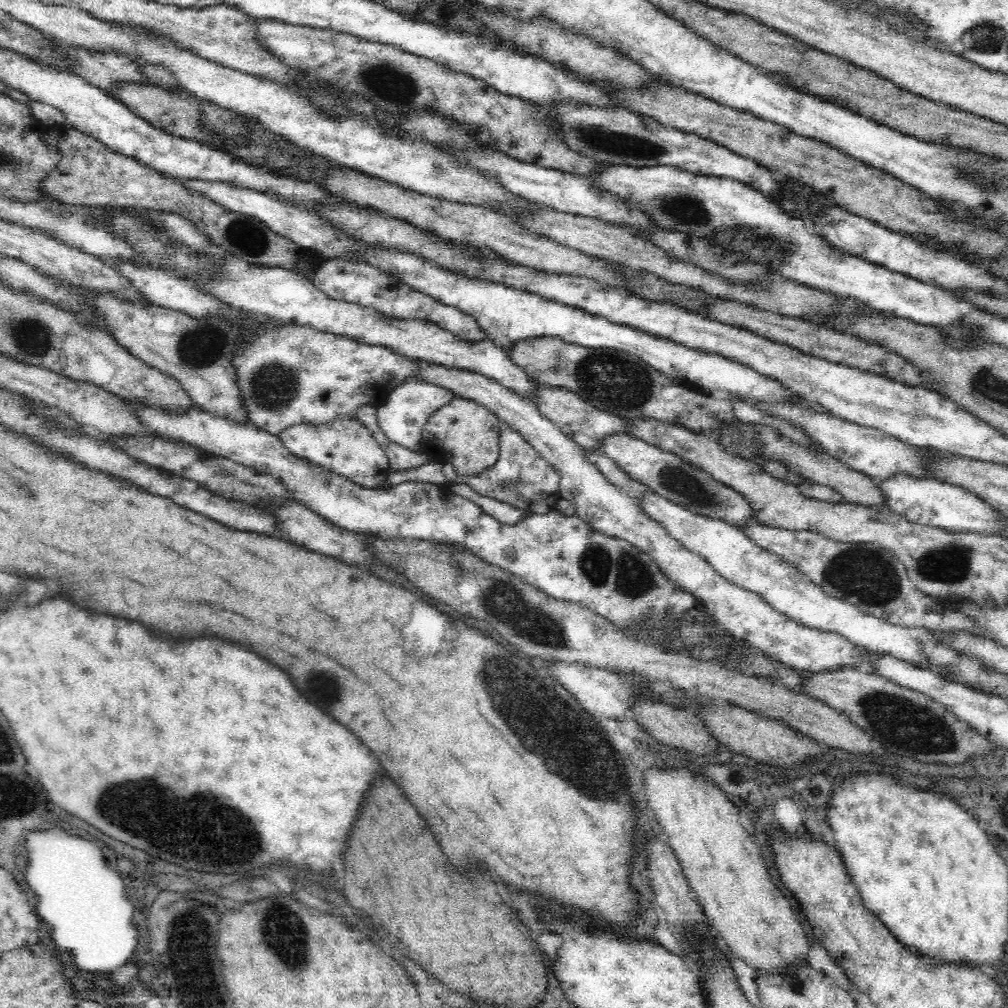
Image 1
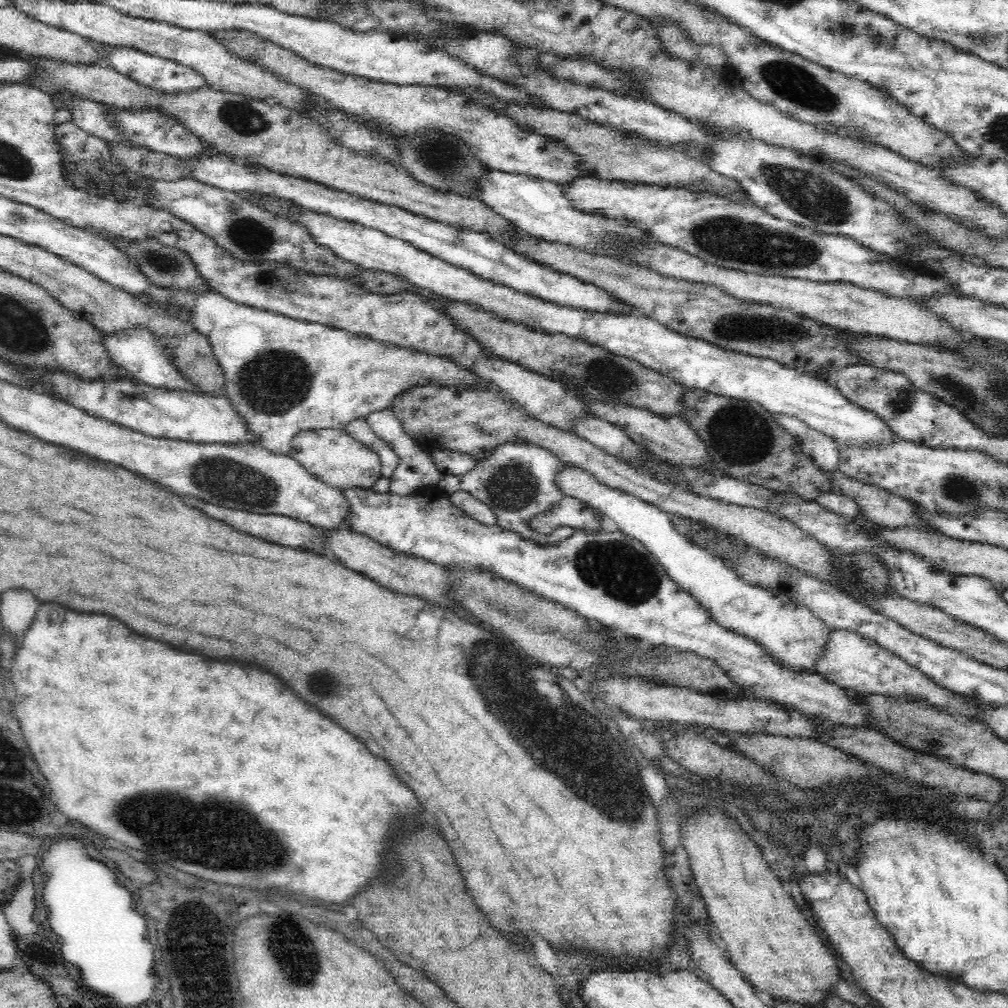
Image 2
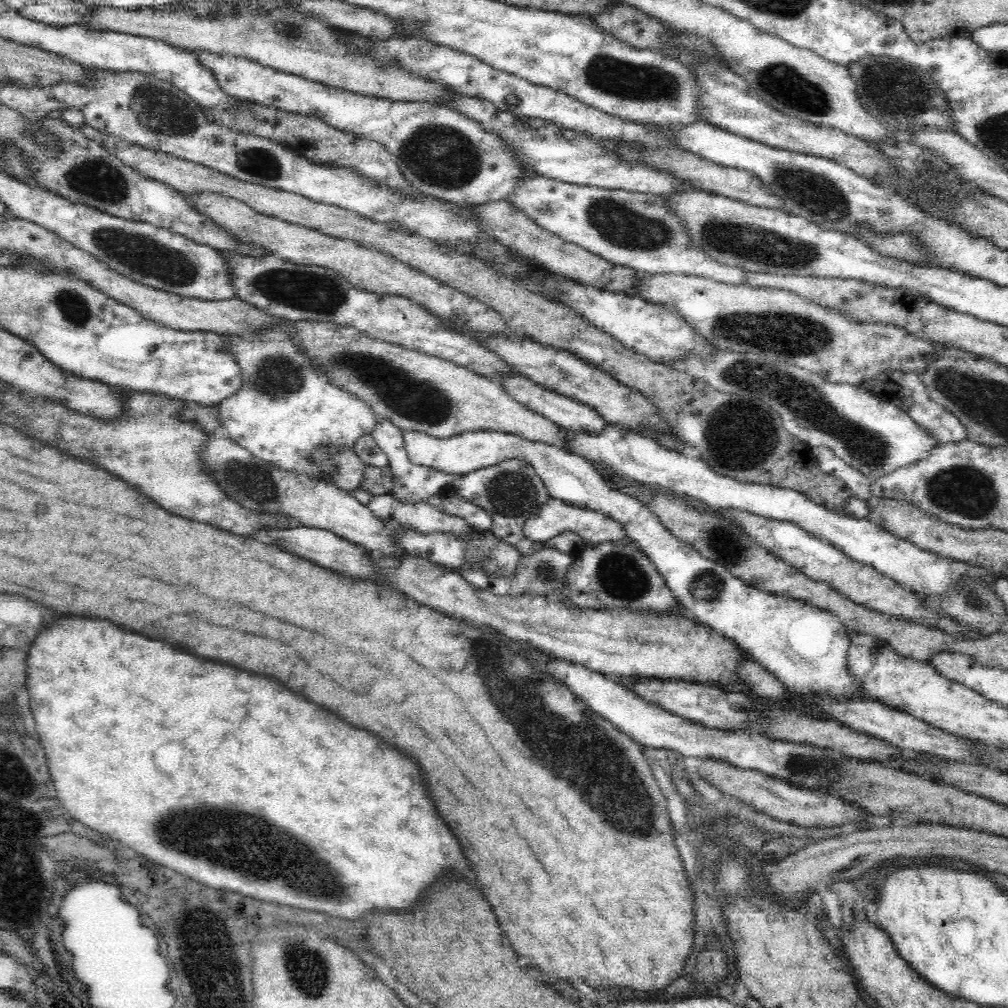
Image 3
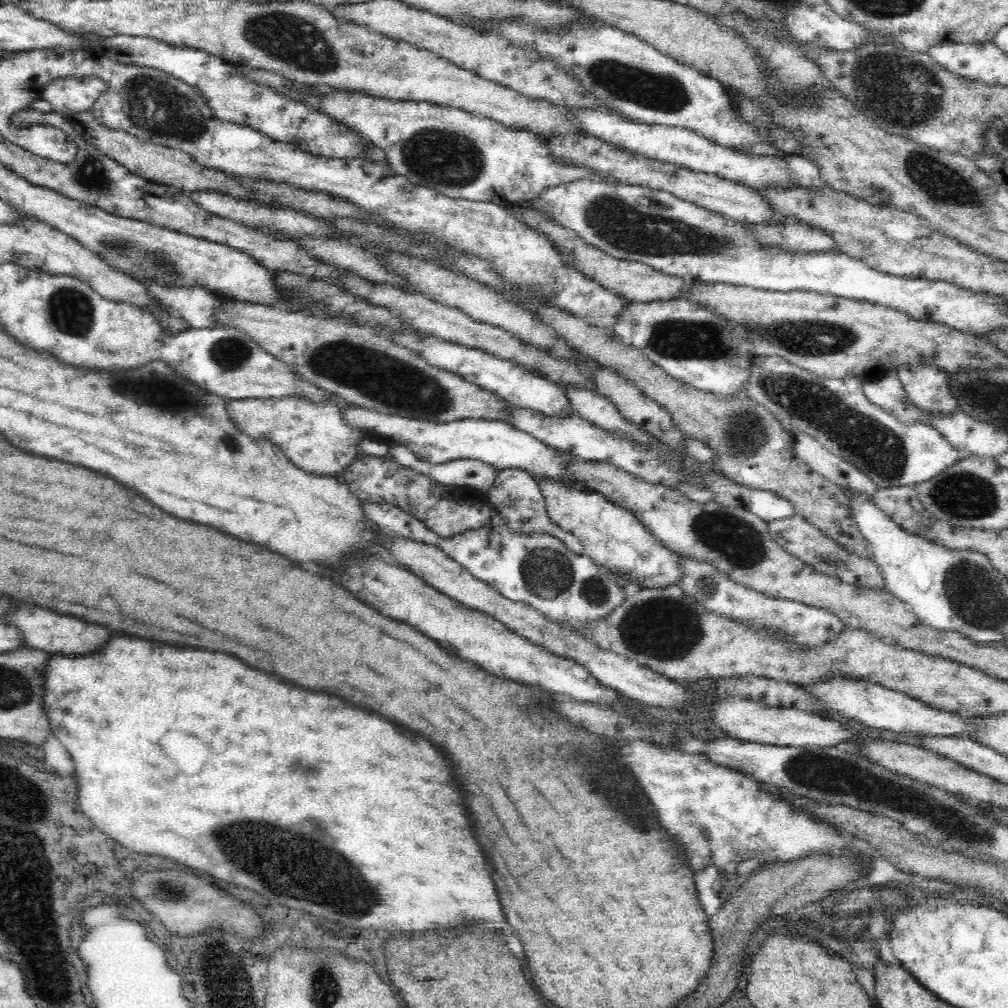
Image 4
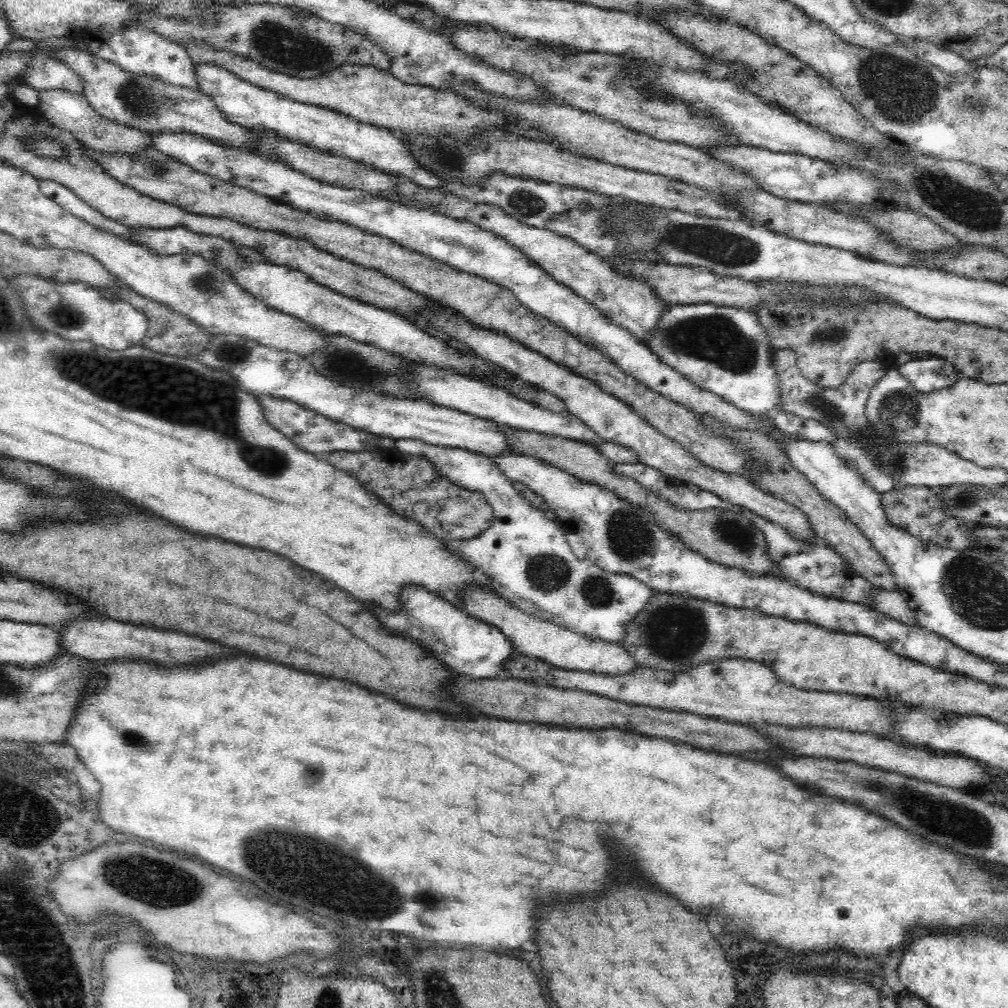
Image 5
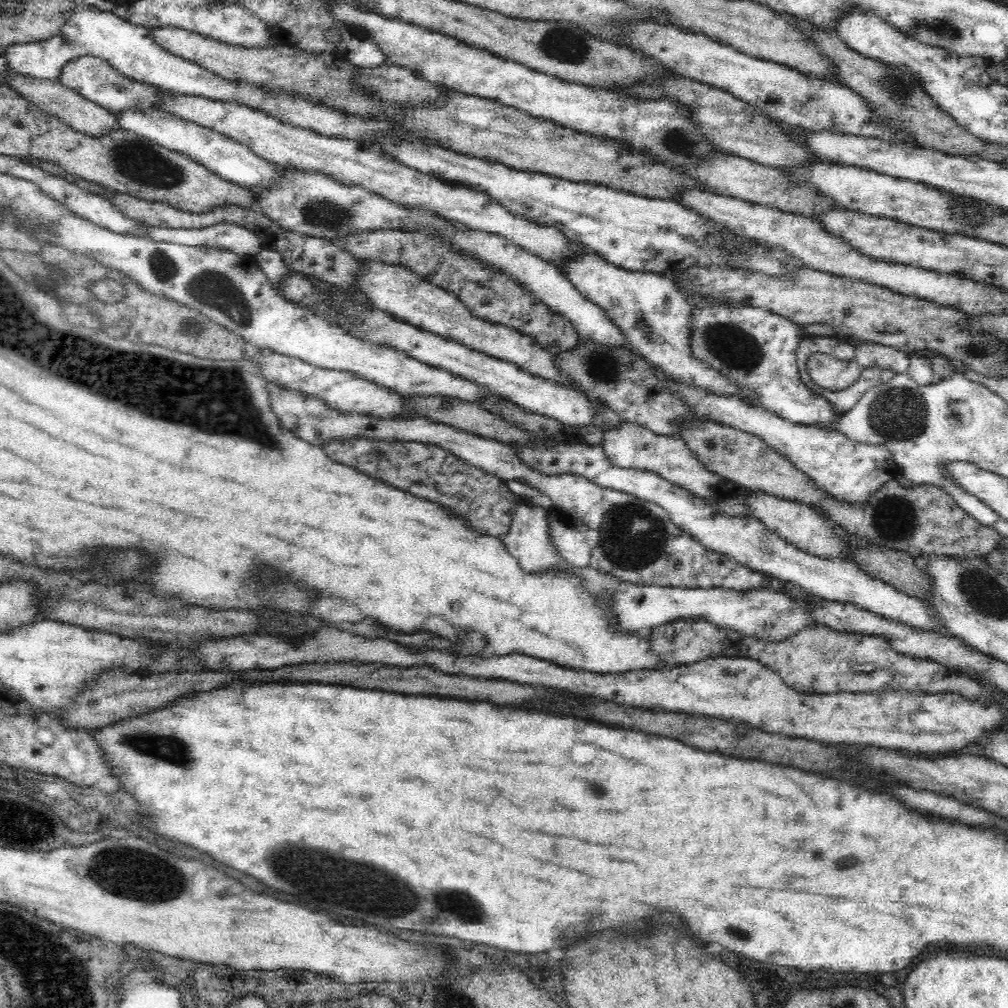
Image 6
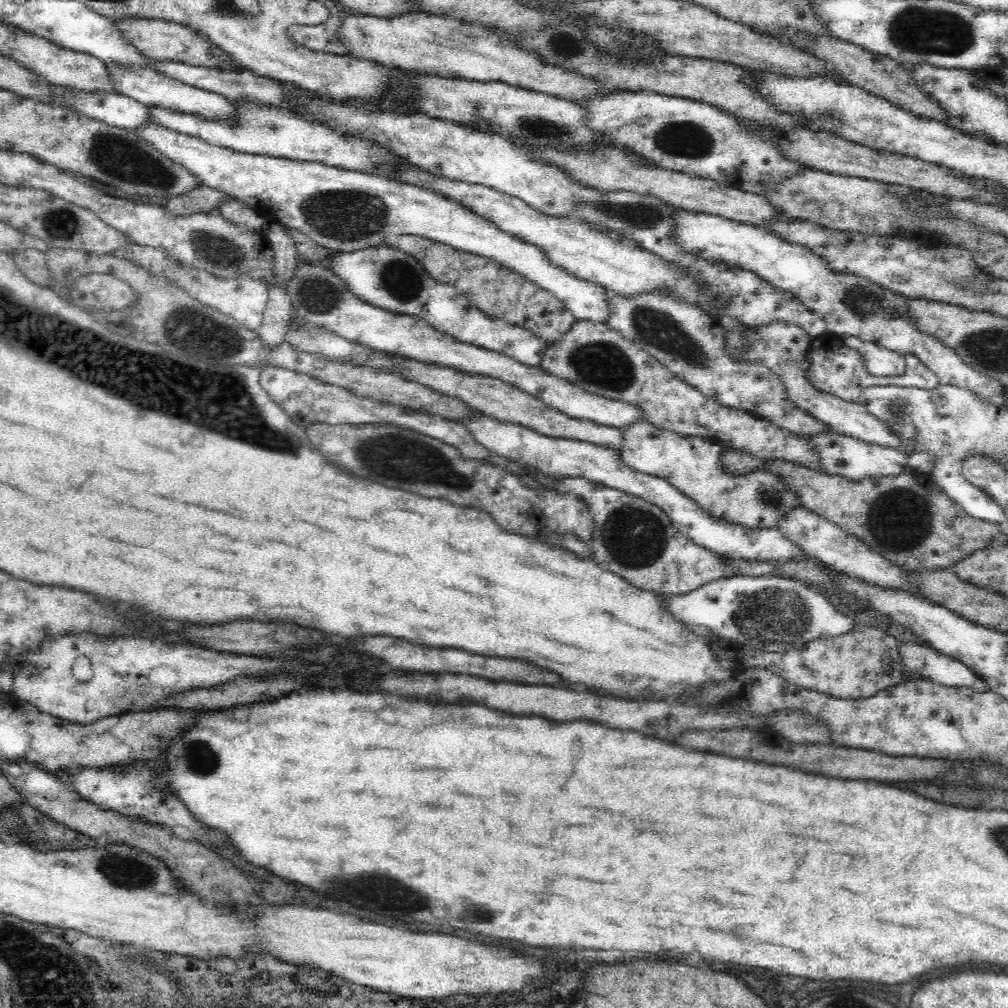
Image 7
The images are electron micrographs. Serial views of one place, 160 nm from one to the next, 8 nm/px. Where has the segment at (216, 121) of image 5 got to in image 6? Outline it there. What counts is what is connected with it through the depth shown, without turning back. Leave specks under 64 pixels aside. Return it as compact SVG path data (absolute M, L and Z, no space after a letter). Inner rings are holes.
M87 55L70 60L62 68L57 81L66 88L71 88L80 95L84 95L84 98L91 100L91 102L98 104L99 107L105 108L111 113L121 112L124 108L144 110L144 108L157 107L158 105L157 87L130 80L114 68L111 68L108 62L94 56Z

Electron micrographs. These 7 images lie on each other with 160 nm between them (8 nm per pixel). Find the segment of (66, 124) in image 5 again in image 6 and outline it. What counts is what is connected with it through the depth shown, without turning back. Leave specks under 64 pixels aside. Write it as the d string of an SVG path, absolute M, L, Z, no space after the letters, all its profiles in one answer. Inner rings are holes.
M9 68L7 74L4 75L2 85L10 87L19 96L26 98L30 103L38 105L42 111L58 117L58 120L61 120L70 128L88 136L101 136L104 132L109 132L112 128L118 127L118 121L116 121L114 113L99 107L98 104L84 98L84 95L80 95L71 88L66 88L66 86L58 81L34 79L33 76L18 75L18 73L14 73Z

